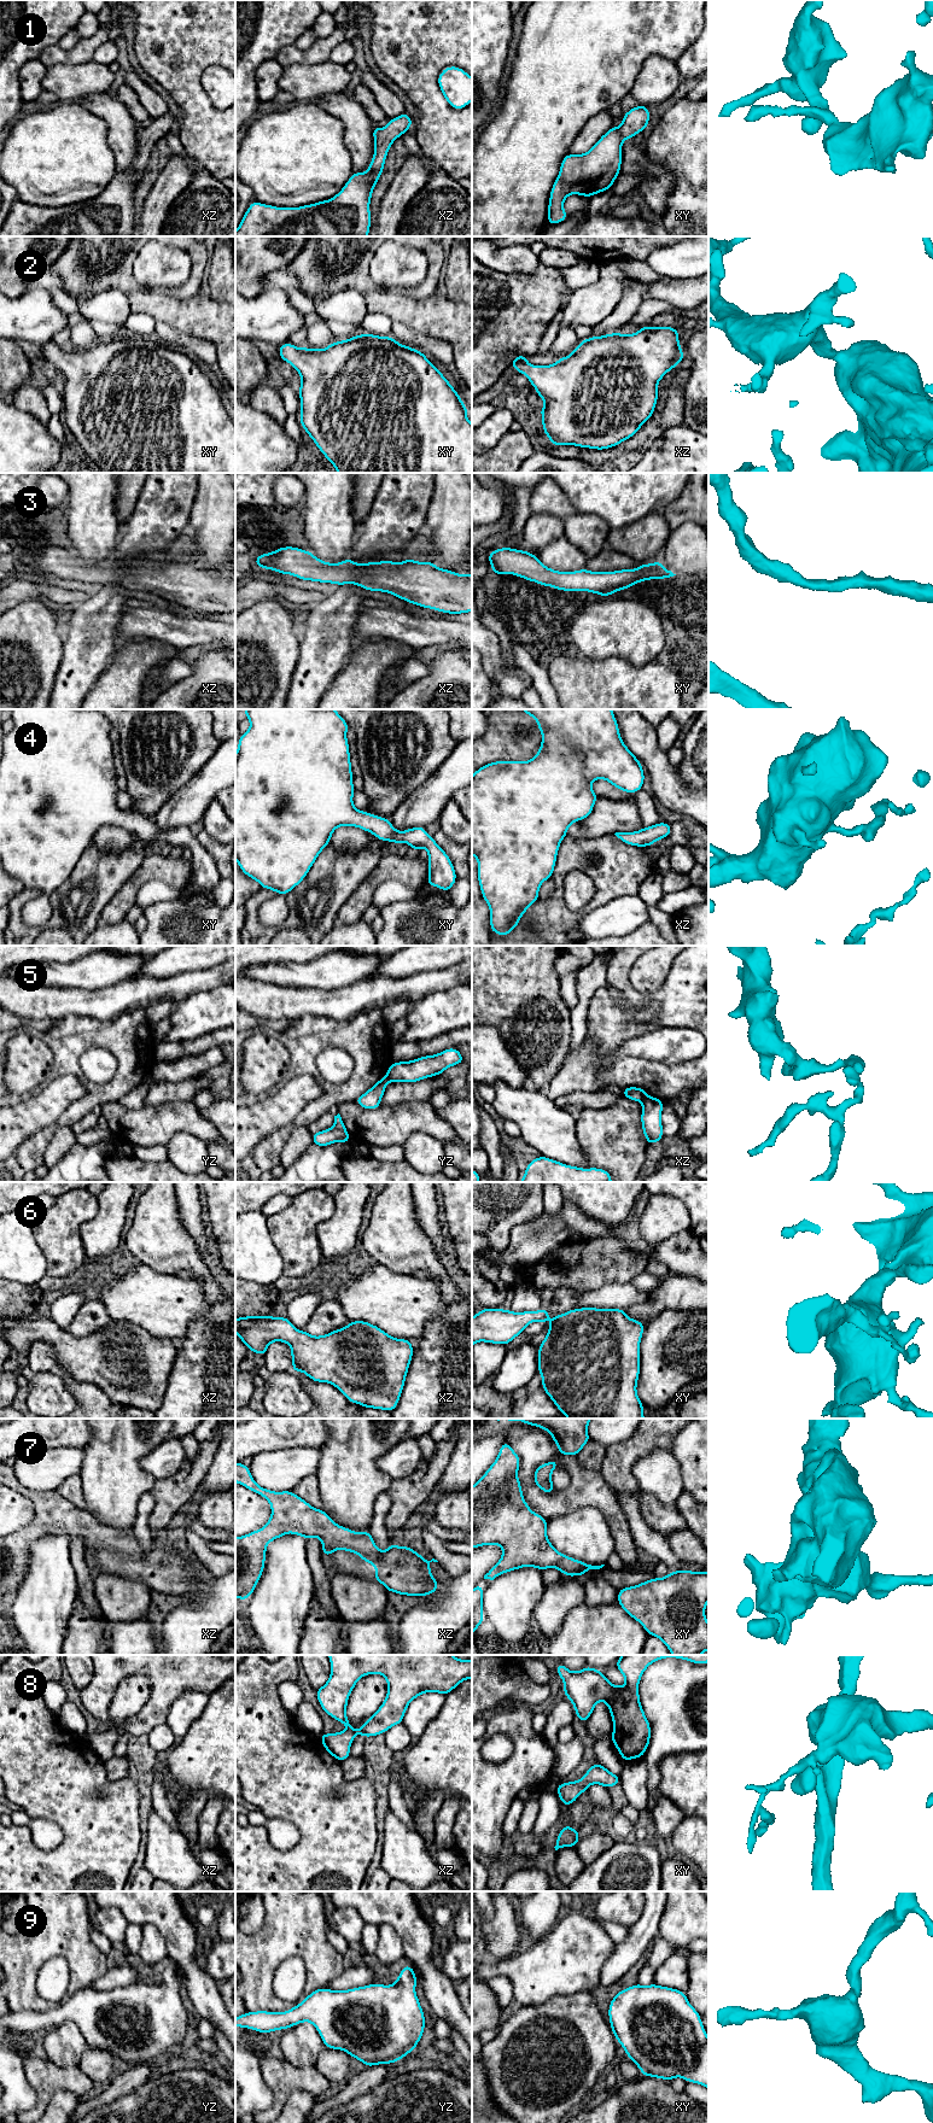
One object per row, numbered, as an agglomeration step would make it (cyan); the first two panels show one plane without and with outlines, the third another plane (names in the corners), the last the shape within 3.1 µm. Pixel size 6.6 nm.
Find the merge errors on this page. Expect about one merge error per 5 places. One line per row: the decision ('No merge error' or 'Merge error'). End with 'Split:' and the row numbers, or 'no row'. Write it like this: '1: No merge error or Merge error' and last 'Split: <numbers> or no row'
1: No merge error
2: No merge error
3: No merge error
4: No merge error
5: Merge error
6: No merge error
7: No merge error
8: No merge error
9: No merge error
Split: 5

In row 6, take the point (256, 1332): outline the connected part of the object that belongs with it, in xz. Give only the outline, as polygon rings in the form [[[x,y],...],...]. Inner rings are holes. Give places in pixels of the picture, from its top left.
[[[244,1316],[235,1318],[235,1333],[249,1350],[262,1356],[274,1341],[290,1345],[292,1372],[303,1372],[315,1382],[331,1384],[351,1403],[390,1413],[398,1405],[414,1353],[410,1340],[390,1337],[366,1321],[350,1321],[346,1327],[314,1337],[299,1332],[287,1316]]]

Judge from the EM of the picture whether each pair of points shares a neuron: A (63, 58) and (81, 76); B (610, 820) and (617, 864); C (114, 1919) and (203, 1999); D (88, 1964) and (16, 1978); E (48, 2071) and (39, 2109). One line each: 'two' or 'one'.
A: two
B: two
C: two
D: one
E: one

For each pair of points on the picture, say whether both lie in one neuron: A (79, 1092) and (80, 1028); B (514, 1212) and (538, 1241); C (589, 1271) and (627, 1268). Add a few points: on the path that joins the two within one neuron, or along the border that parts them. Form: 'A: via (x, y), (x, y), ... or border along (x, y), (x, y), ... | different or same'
A: border along (50, 1081), (62, 1075), (73, 1075), (86, 1093) | different
B: border along (543, 1211), (519, 1223), (512, 1230), (507, 1246) | different
C: via (599, 1268), (617, 1268) | same

